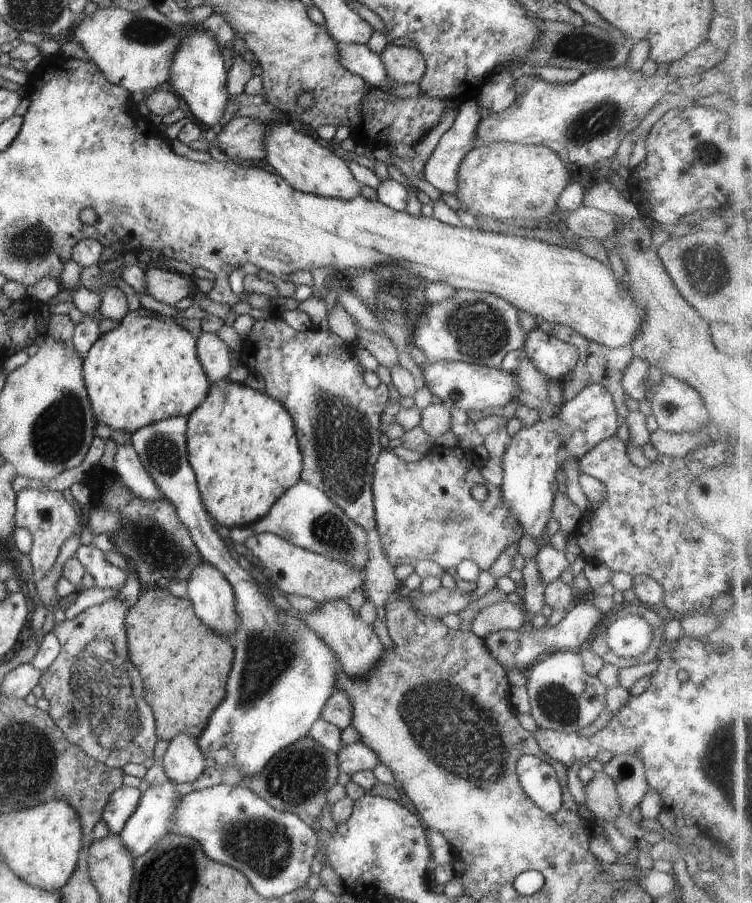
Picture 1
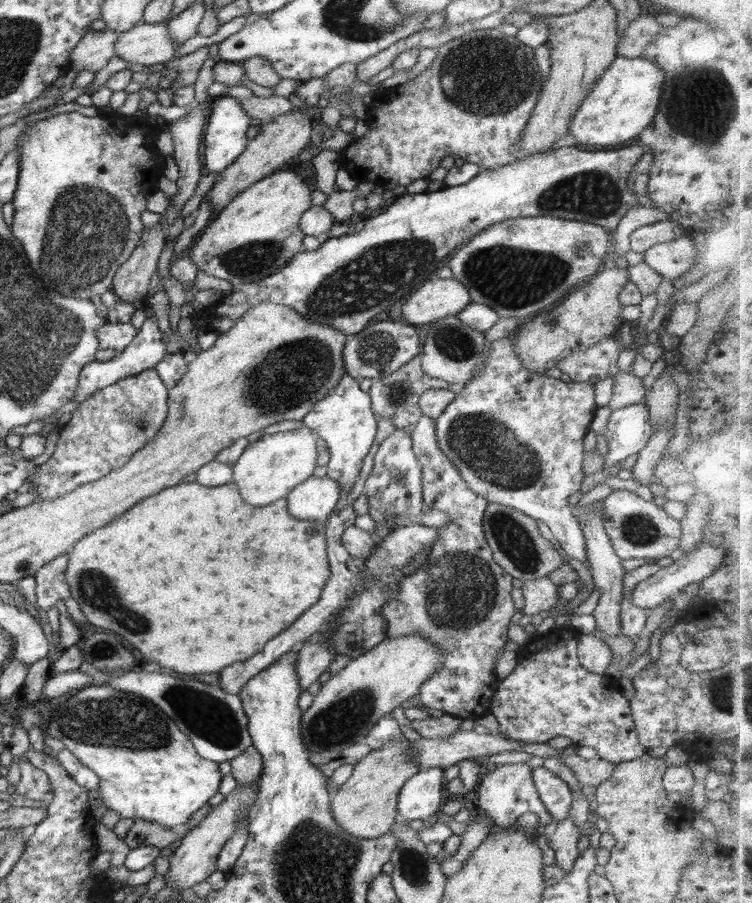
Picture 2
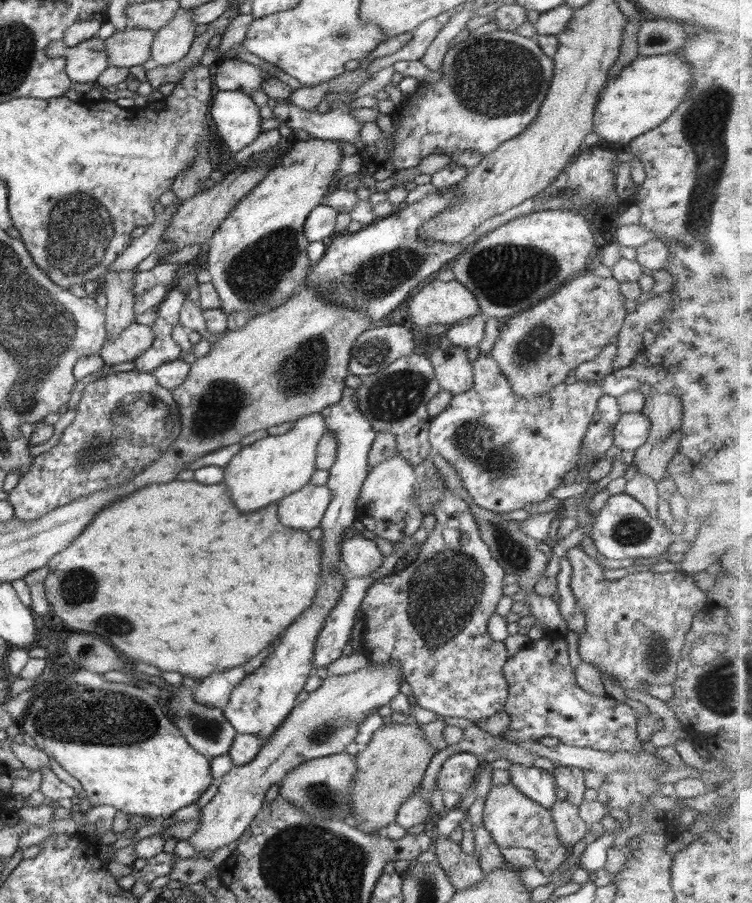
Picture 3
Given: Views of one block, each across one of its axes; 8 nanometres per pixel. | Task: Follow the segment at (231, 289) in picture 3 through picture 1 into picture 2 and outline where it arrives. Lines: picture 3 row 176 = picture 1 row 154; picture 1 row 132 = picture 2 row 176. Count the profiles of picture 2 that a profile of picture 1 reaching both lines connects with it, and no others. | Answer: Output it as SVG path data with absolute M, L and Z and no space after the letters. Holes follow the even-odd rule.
M287 166L274 171L270 176L263 178L262 180L256 181L252 186L245 188L238 196L235 196L227 205L221 213L216 214L212 217L209 223L205 226L200 234L196 236L193 244L188 248L187 254L191 261L196 264L199 270L204 270L206 275L216 276L216 278L222 278L222 280L228 280L232 284L231 292L238 292L245 284L250 284L251 282L258 282L275 272L278 272L283 266L286 266L296 254L305 251L305 246L303 245L303 238L305 234L300 231L299 221L302 215L309 210L312 206L312 201L310 199L310 188L308 184L304 182L302 176L295 171L294 166Z

